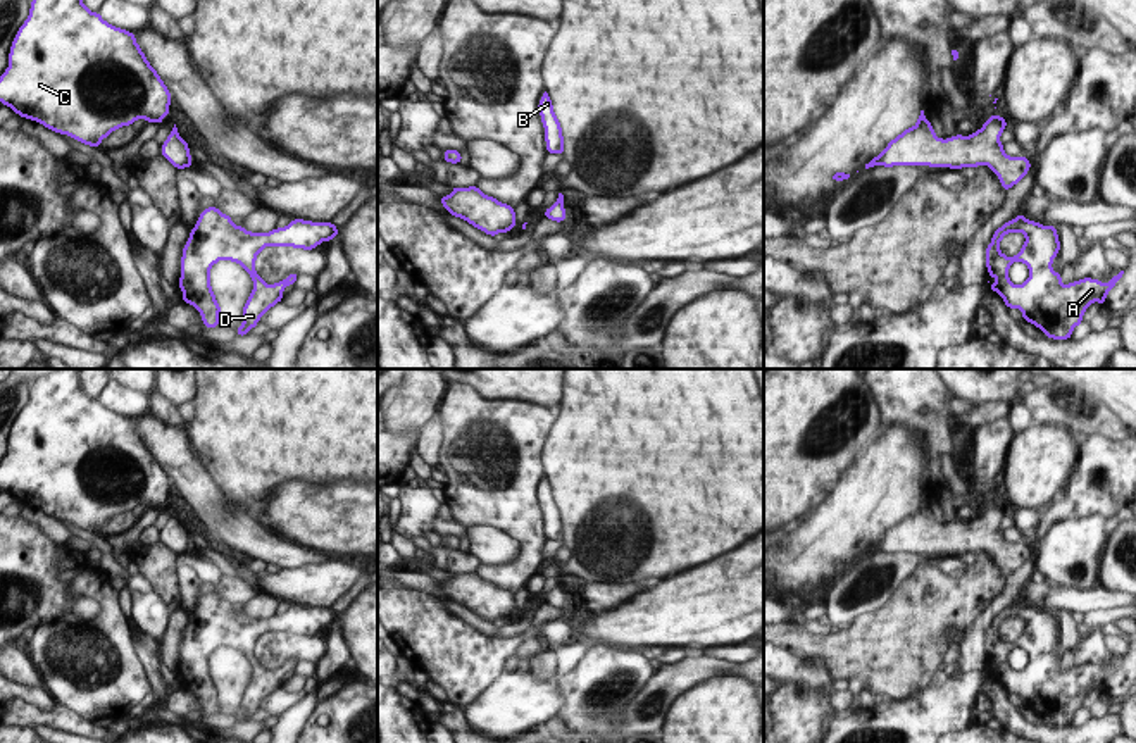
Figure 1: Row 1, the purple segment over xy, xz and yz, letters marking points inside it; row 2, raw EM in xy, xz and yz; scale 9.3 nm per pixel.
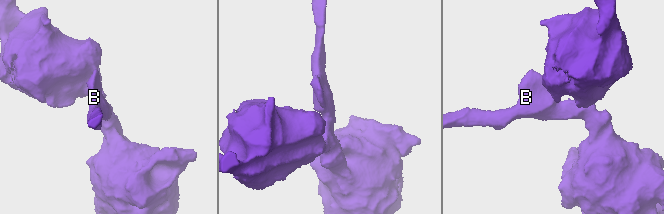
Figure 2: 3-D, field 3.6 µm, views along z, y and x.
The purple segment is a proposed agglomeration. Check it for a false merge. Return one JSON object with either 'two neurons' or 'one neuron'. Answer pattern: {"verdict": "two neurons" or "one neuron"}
{"verdict": "one neuron"}

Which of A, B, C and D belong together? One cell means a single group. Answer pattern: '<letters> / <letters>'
A B C D

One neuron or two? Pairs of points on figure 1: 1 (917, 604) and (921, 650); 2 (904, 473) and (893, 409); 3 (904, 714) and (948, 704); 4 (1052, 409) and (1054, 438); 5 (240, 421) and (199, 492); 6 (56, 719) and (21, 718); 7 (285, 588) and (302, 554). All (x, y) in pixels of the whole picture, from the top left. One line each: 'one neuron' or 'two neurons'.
1: one neuron
2: two neurons
3: one neuron
4: two neurons
5: two neurons
6: one neuron
7: two neurons

